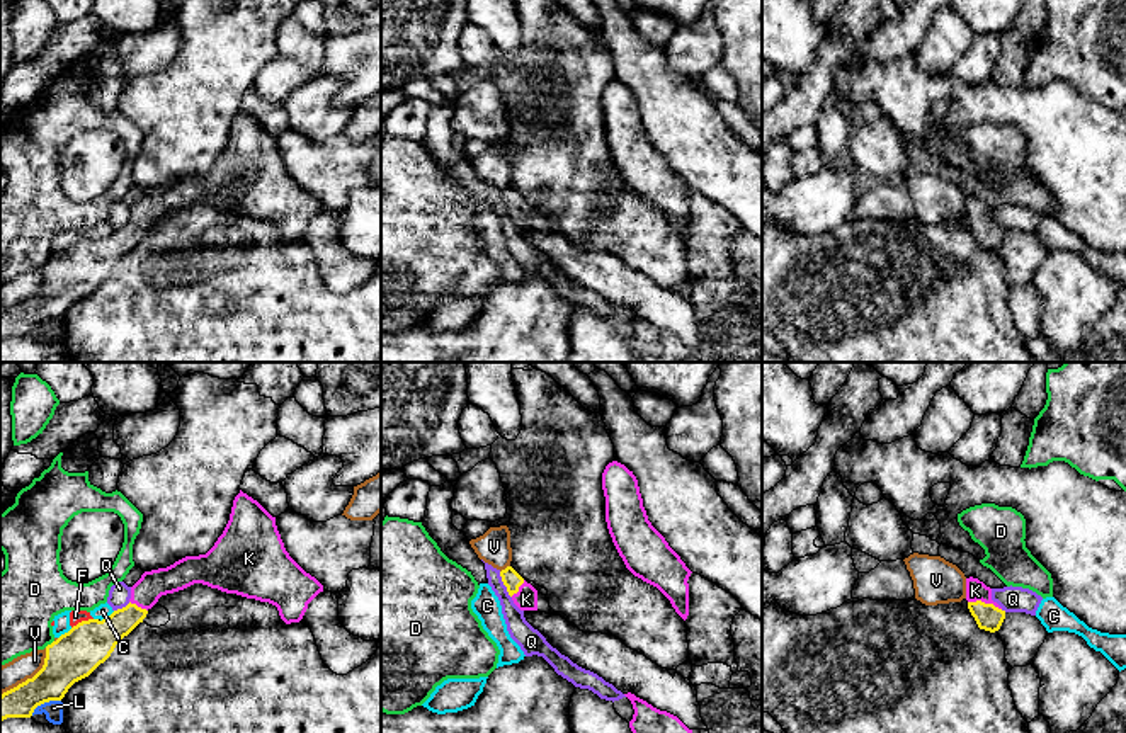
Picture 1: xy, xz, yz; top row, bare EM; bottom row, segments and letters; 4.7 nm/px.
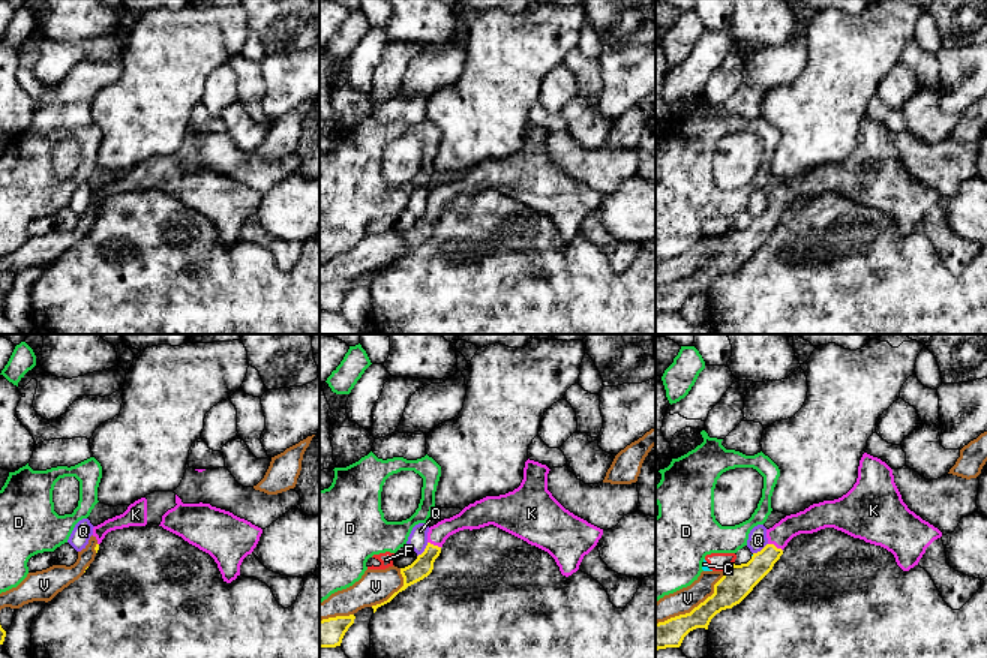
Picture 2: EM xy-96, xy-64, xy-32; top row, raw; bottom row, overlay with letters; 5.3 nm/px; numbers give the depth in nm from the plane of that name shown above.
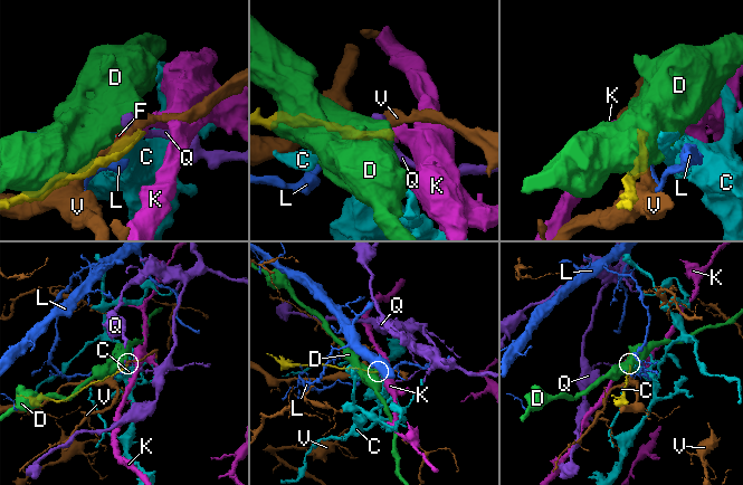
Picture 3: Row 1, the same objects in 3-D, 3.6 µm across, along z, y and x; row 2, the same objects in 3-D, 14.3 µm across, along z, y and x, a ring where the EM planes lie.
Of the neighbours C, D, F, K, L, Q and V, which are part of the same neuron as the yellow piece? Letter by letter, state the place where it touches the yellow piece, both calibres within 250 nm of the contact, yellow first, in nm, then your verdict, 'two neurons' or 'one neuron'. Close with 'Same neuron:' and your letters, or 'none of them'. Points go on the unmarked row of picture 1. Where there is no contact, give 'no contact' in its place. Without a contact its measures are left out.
C: xy (109, 235) | 220/70 nm | two neurons
D: xy (48, 264) | 220/400 nm | two neurons
F: xy (82, 240) | 220/60 nm | two neurons
K: yz (983, 221) | 120/100 nm | one neuron
L: xy (45, 320) | 220/90 nm | two neurons
Q: xz (504, 203) | 90/110 nm | two neurons
V: xy (29, 298) | 220/130 nm | two neurons
Same neuron: K

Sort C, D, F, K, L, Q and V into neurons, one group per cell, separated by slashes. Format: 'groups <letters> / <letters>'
groups C F / D / K / L / Q / V

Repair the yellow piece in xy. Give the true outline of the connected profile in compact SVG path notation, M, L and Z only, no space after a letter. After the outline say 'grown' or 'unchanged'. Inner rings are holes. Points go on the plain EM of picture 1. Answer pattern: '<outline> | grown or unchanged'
M240 109L223 153L206 173L145 190L131 206L126 226L102 240L82 240L48 264L43 287L0 315L0 342L31 337L37 325L61 320L75 301L111 276L162 214L194 202L269 221L286 243L299 241L308 223L323 211L323 204L286 170L276 136Z | grown

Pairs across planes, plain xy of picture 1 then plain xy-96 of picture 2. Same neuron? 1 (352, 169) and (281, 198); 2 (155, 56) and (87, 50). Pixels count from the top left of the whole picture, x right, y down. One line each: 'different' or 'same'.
1: different
2: different

